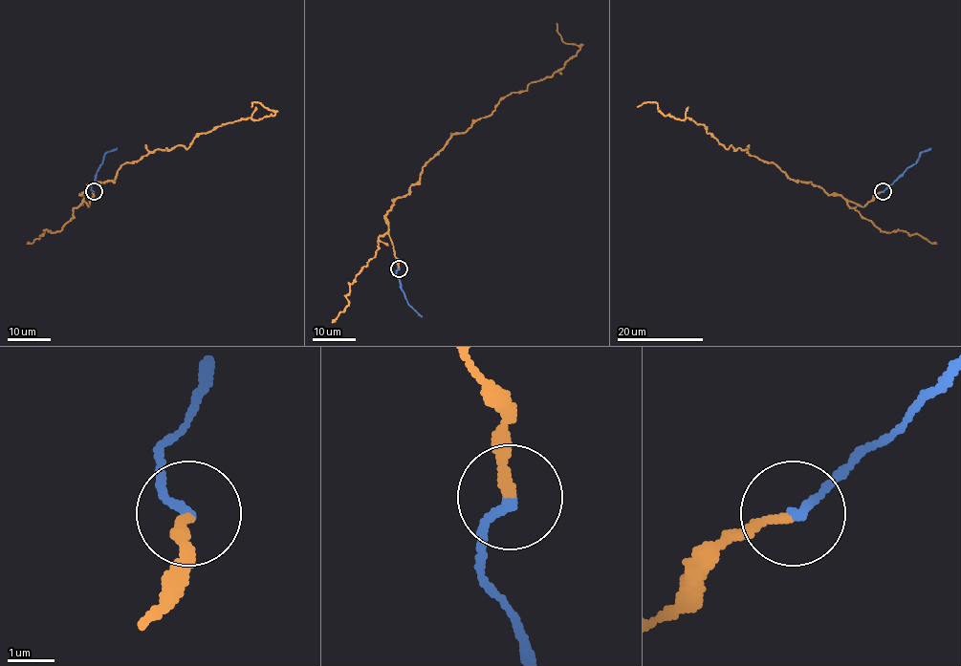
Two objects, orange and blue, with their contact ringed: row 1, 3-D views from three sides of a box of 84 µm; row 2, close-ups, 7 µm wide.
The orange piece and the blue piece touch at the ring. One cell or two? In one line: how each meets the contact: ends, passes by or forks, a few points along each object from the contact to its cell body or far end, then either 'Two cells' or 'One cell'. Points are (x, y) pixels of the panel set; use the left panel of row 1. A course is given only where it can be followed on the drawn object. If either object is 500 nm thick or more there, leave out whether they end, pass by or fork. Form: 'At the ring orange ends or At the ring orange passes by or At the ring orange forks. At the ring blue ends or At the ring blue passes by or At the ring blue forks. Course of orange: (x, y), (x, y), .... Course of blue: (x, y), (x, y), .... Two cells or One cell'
At the ring orange ends. At the ring blue ends. Course of orange: (93, 191), (88, 206), (80, 194), (113, 182), (123, 164), (275, 114), (258, 101), (251, 107). Course of blue: (93, 191), (91, 185), (104, 156), (117, 148). One cell

